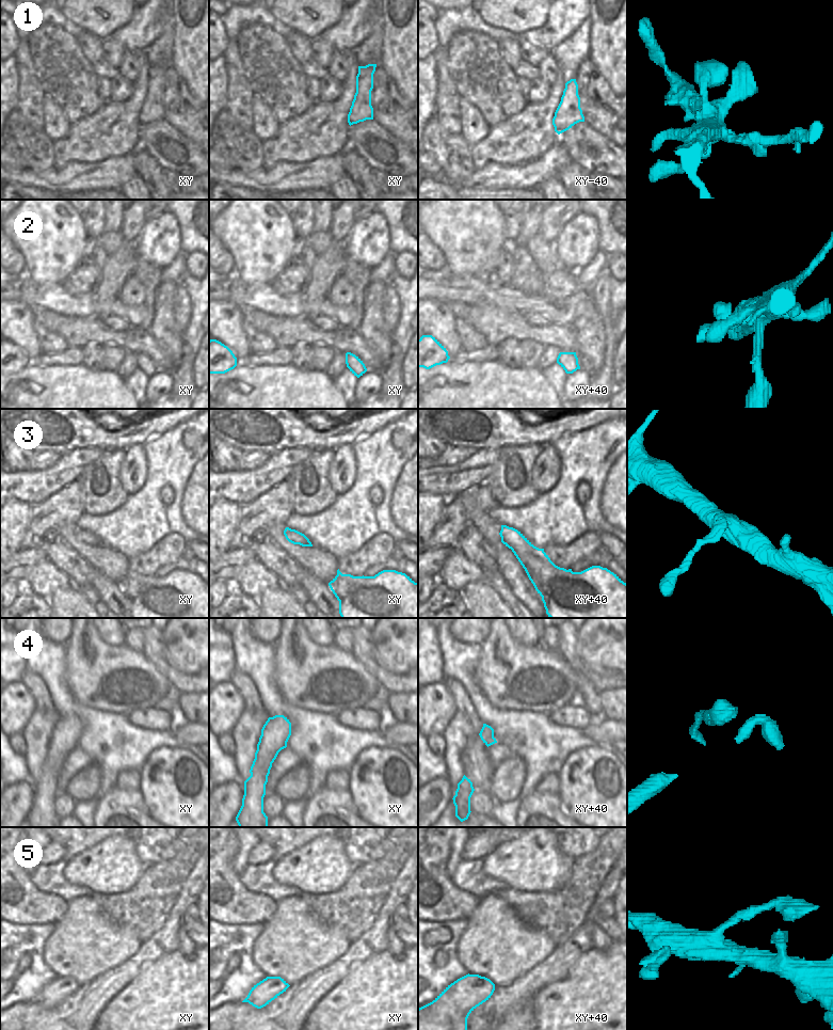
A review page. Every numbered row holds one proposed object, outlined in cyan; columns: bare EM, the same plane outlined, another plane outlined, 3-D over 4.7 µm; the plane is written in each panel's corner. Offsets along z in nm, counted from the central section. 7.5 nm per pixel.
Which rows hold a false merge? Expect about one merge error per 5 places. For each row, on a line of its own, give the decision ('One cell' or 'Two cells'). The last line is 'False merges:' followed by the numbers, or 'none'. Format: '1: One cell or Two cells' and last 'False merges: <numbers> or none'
1: One cell
2: One cell
3: One cell
4: One cell
5: One cell
False merges: none

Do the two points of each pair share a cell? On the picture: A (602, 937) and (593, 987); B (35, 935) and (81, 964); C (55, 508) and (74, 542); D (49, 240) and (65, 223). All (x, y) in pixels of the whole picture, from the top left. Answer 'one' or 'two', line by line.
A: two
B: two
C: two
D: one

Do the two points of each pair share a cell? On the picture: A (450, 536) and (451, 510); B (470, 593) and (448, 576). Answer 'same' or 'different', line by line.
A: same
B: different

